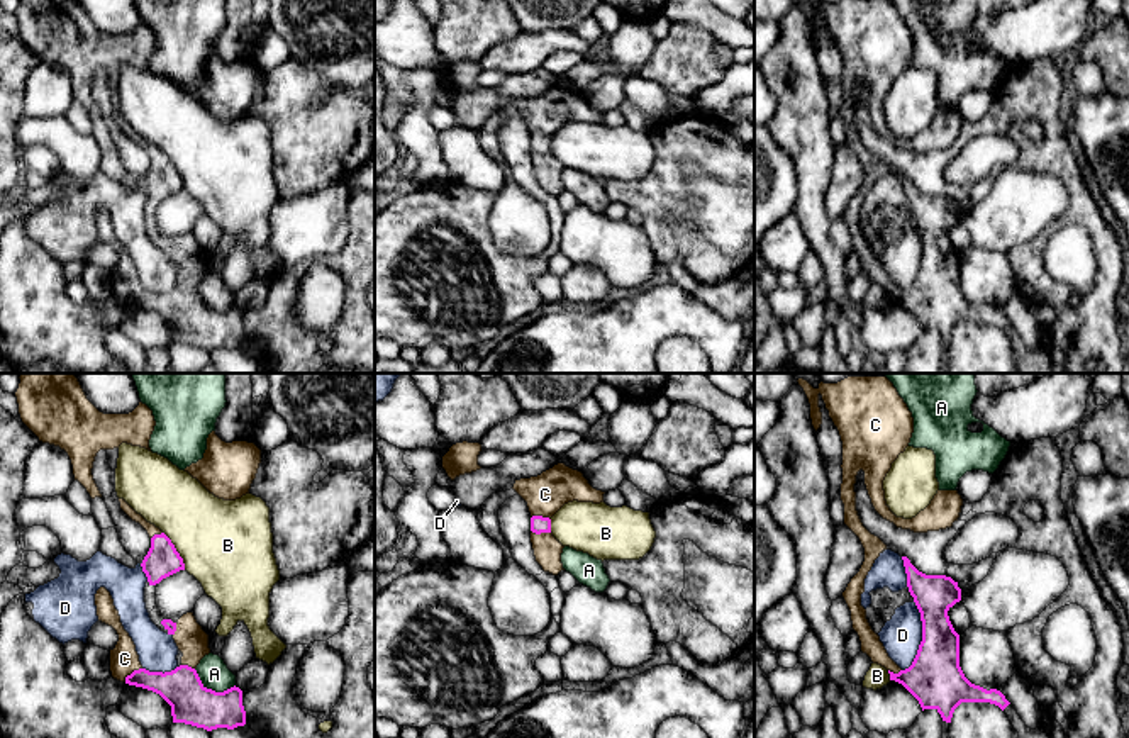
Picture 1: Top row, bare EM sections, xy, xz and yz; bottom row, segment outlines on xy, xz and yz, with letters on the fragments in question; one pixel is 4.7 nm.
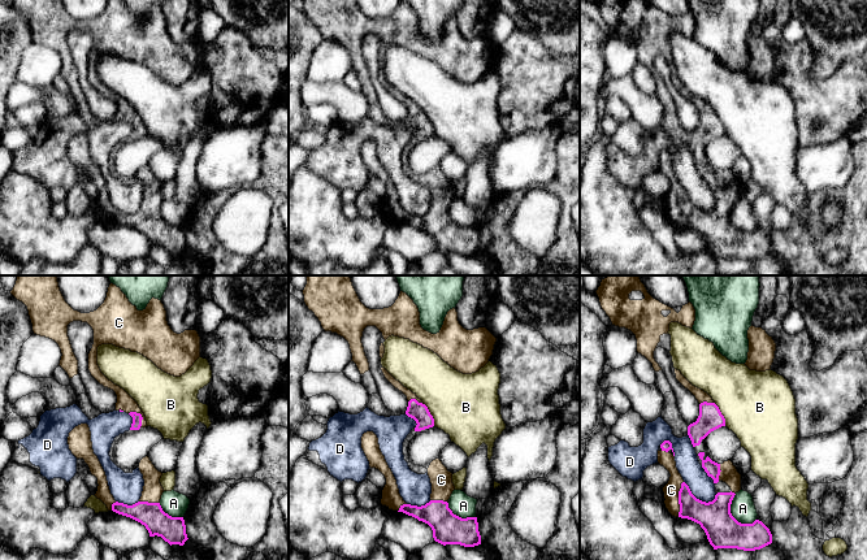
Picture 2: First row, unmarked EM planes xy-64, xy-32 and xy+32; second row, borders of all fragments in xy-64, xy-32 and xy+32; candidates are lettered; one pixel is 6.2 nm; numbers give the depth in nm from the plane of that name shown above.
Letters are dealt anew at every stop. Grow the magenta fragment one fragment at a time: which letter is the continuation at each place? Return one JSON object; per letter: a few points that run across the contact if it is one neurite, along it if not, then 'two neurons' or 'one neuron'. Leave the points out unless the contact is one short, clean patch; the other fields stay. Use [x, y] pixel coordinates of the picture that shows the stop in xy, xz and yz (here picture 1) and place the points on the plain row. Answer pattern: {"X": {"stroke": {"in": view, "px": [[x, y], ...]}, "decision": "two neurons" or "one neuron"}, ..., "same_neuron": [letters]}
{"A": {"decision": "two neurons"}, "B": {"decision": "two neurons"}, "C": {"decision": "one neuron"}, "D": {"decision": "two neurons"}, "same_neuron": ["C"]}

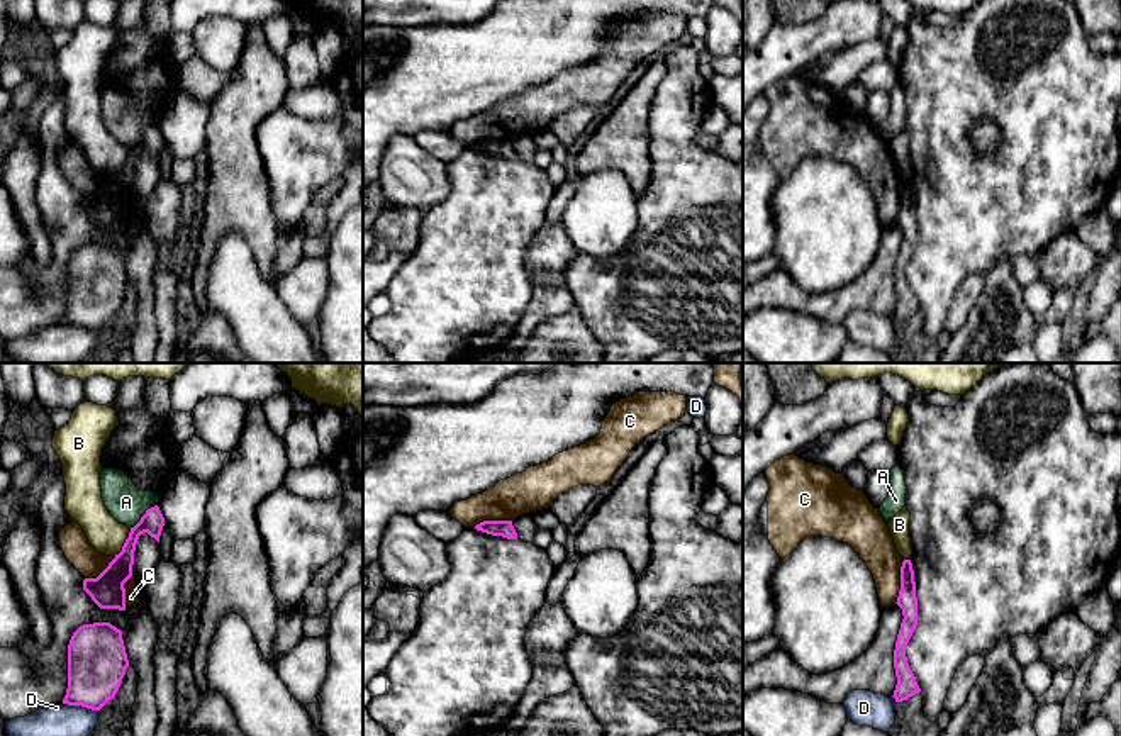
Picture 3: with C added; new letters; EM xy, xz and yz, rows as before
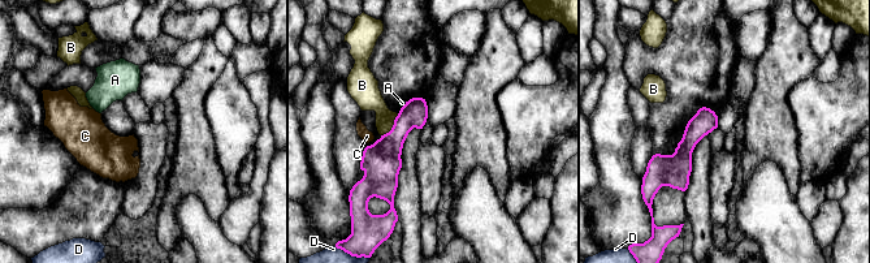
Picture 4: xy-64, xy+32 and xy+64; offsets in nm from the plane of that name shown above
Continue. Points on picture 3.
{"A": {"stroke": {"in": "xy", "px": [[156, 124], [129, 148]]}, "decision": "two neurons"}, "B": {"decision": "two neurons"}, "C": {"stroke": {"in": "yz", "px": [[904, 180], [899, 216], [894, 223]]}, "decision": "two neurons"}, "D": {"decision": "two neurons"}, "same_neuron": []}

